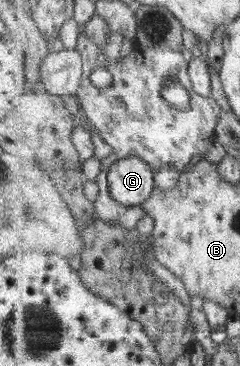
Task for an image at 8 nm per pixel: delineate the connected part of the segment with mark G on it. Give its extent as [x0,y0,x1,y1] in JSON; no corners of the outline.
[108,157,155,207]

